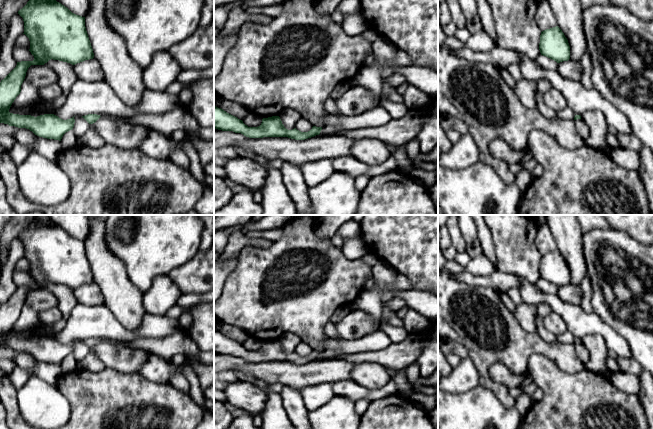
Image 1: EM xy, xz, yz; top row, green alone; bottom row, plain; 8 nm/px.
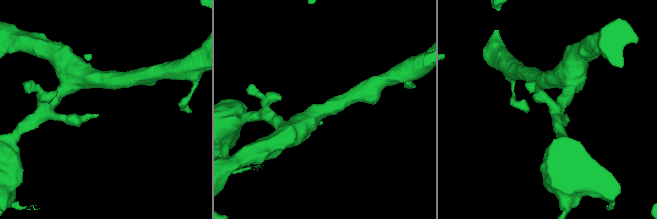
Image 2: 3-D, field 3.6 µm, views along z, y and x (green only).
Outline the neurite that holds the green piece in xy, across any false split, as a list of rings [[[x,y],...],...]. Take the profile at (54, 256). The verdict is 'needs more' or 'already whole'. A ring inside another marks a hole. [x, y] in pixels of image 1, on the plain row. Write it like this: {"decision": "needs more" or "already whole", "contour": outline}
{"decision": "already whole", "contour": [[[38,215],[18,235],[24,245],[24,257],[30,265],[29,275],[34,280],[33,285],[17,286],[16,291],[0,306],[0,347],[18,352],[26,352],[35,359],[47,363],[61,365],[63,359],[74,351],[74,341],[63,344],[54,338],[44,338],[37,341],[19,339],[9,336],[9,333],[21,316],[21,309],[26,296],[31,289],[44,289],[49,284],[59,284],[75,289],[85,284],[93,283],[93,273],[85,251],[85,241],[72,237],[67,231],[52,222],[42,224]]]}

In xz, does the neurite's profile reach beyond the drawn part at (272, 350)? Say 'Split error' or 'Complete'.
Complete

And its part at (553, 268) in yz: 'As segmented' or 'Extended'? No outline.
As segmented

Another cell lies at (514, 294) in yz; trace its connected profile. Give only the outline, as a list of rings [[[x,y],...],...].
[[[510,288],[506,293],[515,305],[523,302],[519,289]]]

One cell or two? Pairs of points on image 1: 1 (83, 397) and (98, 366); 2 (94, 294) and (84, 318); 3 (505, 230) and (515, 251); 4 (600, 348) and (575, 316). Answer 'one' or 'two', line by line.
1: two
2: two
3: one
4: two

